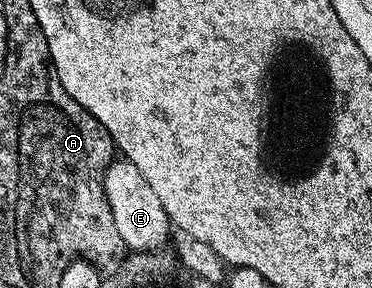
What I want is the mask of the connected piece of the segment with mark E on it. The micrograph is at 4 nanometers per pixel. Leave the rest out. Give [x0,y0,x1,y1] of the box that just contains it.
[102,160,172,250]

